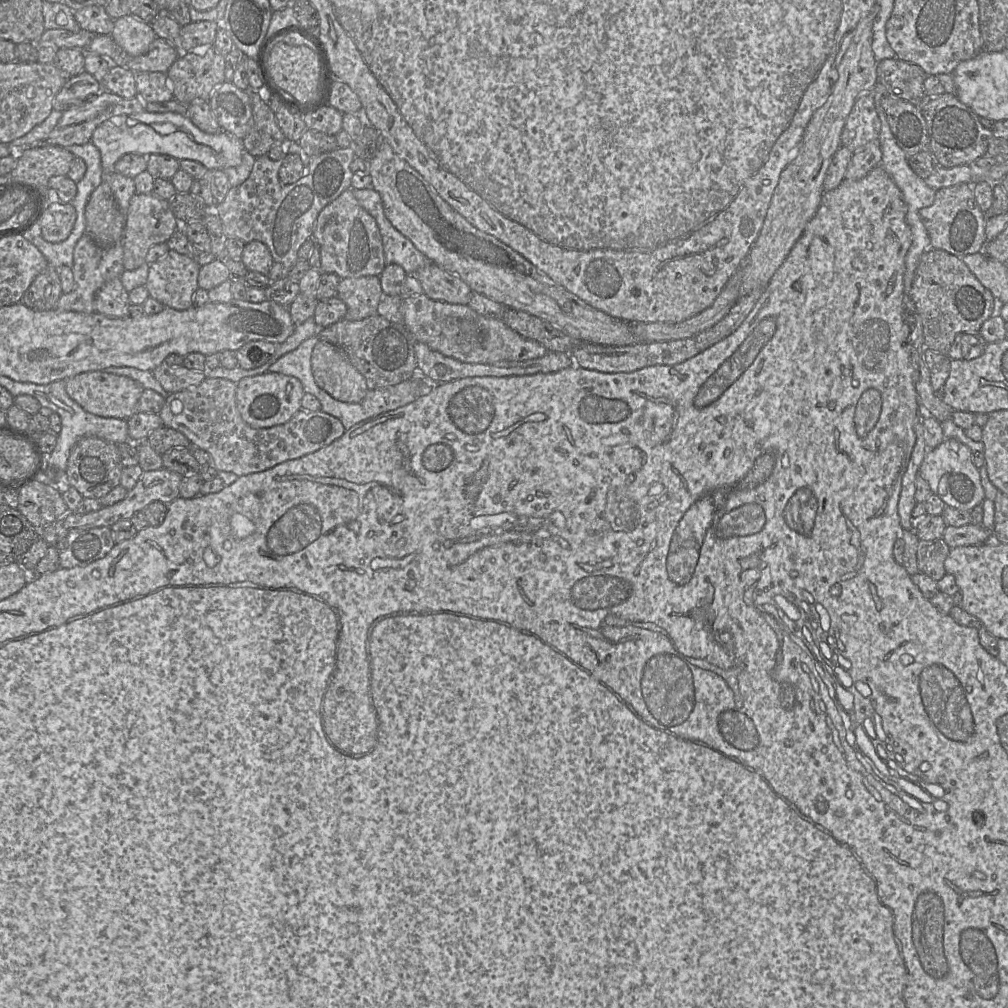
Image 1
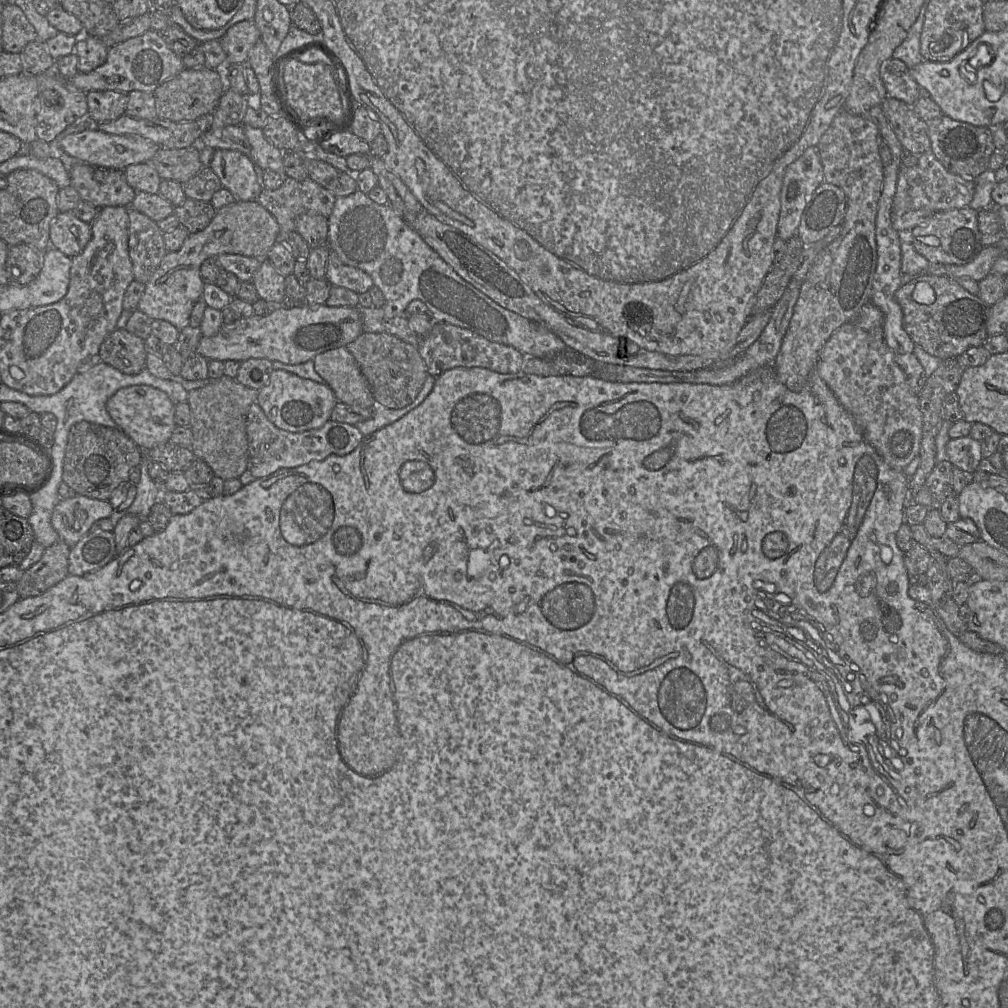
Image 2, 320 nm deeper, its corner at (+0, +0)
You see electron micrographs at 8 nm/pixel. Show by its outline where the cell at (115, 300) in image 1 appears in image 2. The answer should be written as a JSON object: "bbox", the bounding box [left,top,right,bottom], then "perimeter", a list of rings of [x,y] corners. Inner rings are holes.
{"bbox":[98,328,146,375],"perimeter":[[[116,328],[102,342],[98,357],[124,374],[135,375],[146,369],[144,340],[126,328]]]}

